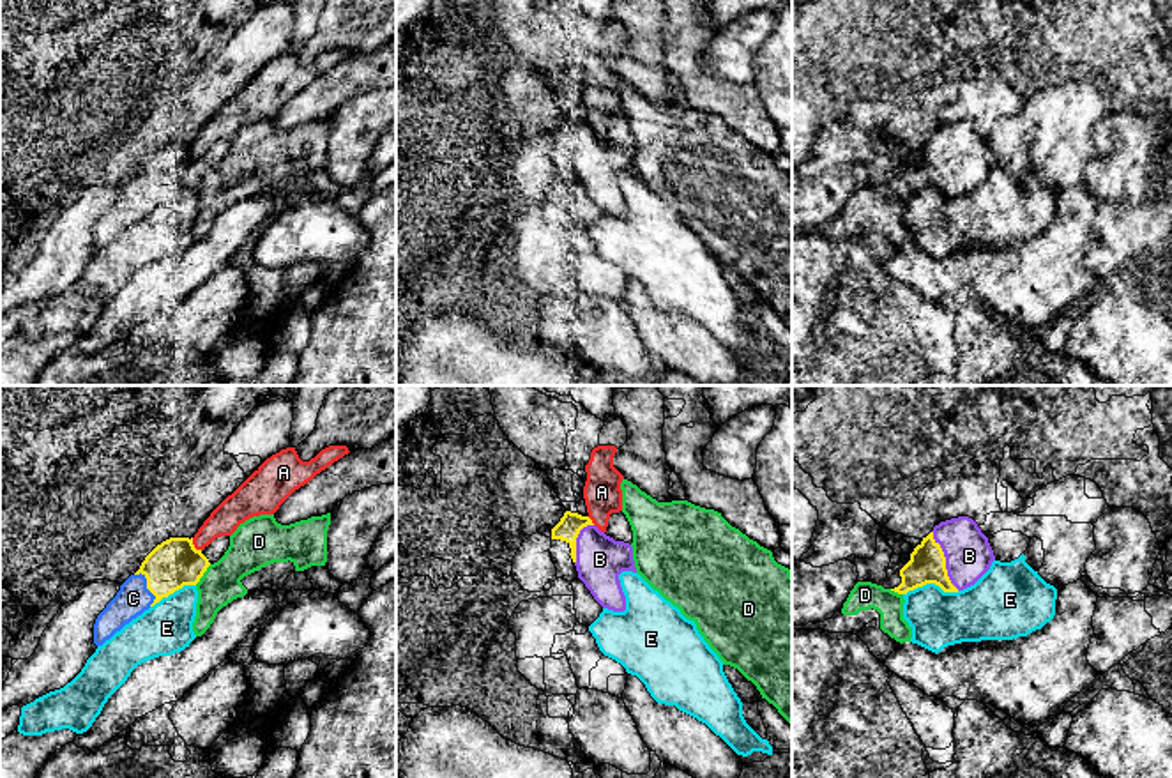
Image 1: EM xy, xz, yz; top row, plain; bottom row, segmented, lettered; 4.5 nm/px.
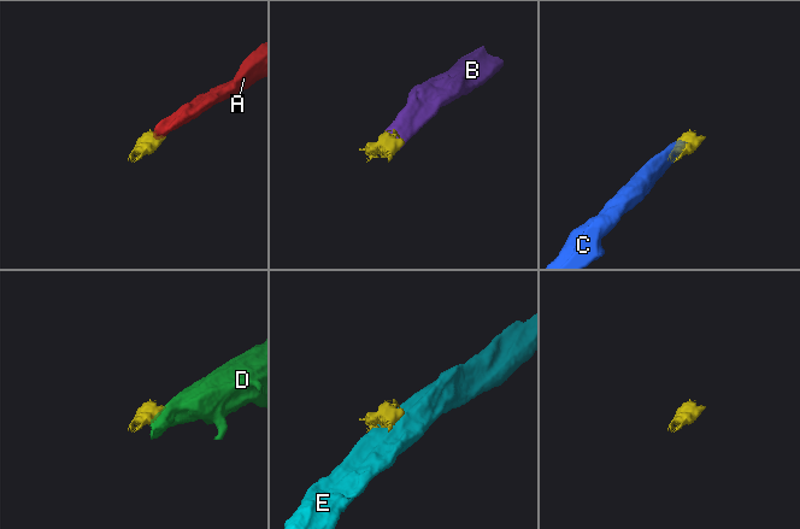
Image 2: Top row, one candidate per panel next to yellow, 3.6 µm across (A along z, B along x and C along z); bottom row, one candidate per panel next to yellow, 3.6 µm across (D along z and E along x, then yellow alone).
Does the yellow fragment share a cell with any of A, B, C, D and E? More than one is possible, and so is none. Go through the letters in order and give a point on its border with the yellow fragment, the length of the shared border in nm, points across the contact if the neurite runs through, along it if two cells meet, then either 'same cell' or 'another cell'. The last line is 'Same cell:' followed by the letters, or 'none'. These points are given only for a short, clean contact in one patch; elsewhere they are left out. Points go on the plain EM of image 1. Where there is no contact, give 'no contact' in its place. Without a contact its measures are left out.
A: xy (193, 149) | 80 nm | another cell
B: yz (944, 165) | 300 nm | same cell
C: xy (147, 191) | 170 nm | same cell
D: xy (202, 179) | 120 nm | along xy (211, 168), (195, 188) | another cell
E: yz (930, 186) | 260 nm | another cell
Same cell: B, C

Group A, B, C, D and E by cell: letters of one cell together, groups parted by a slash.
A / B C / D / E

